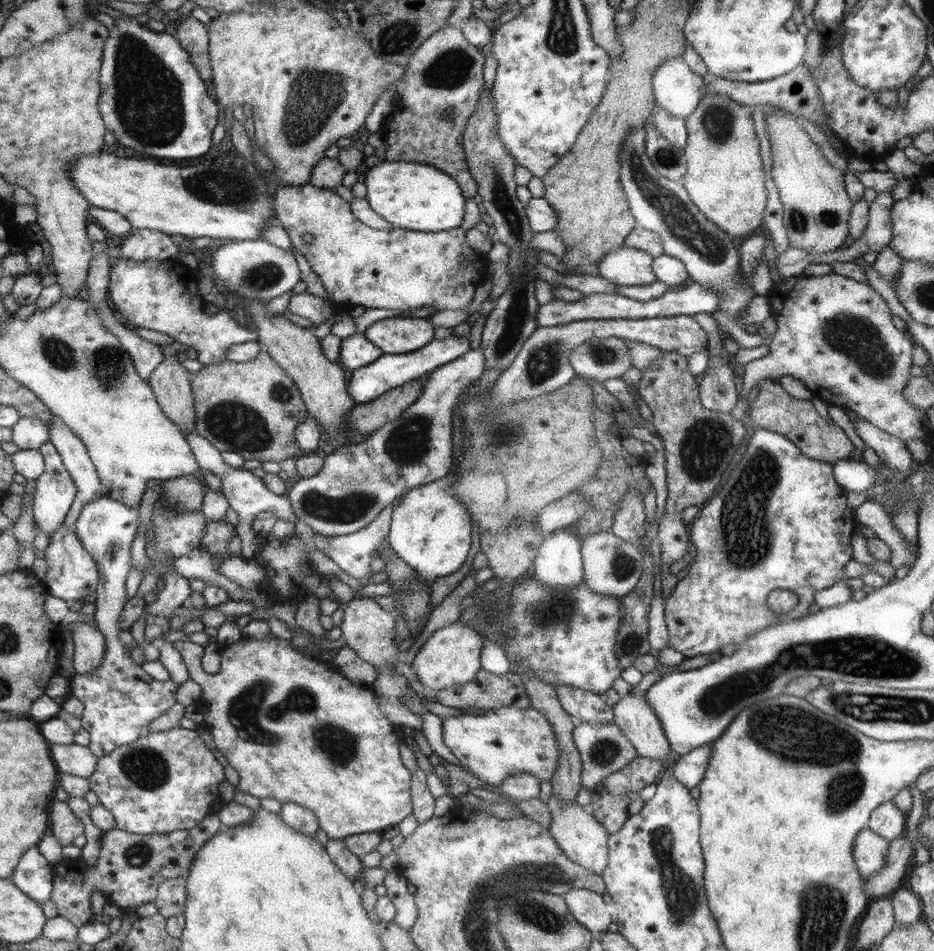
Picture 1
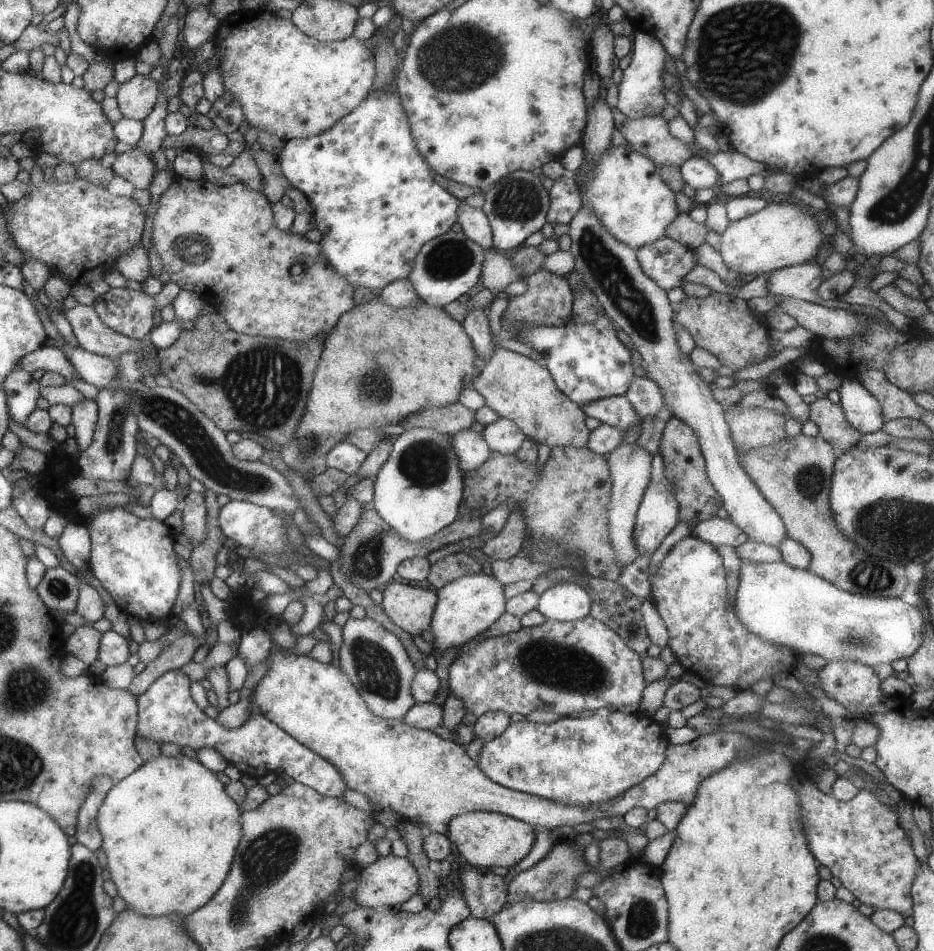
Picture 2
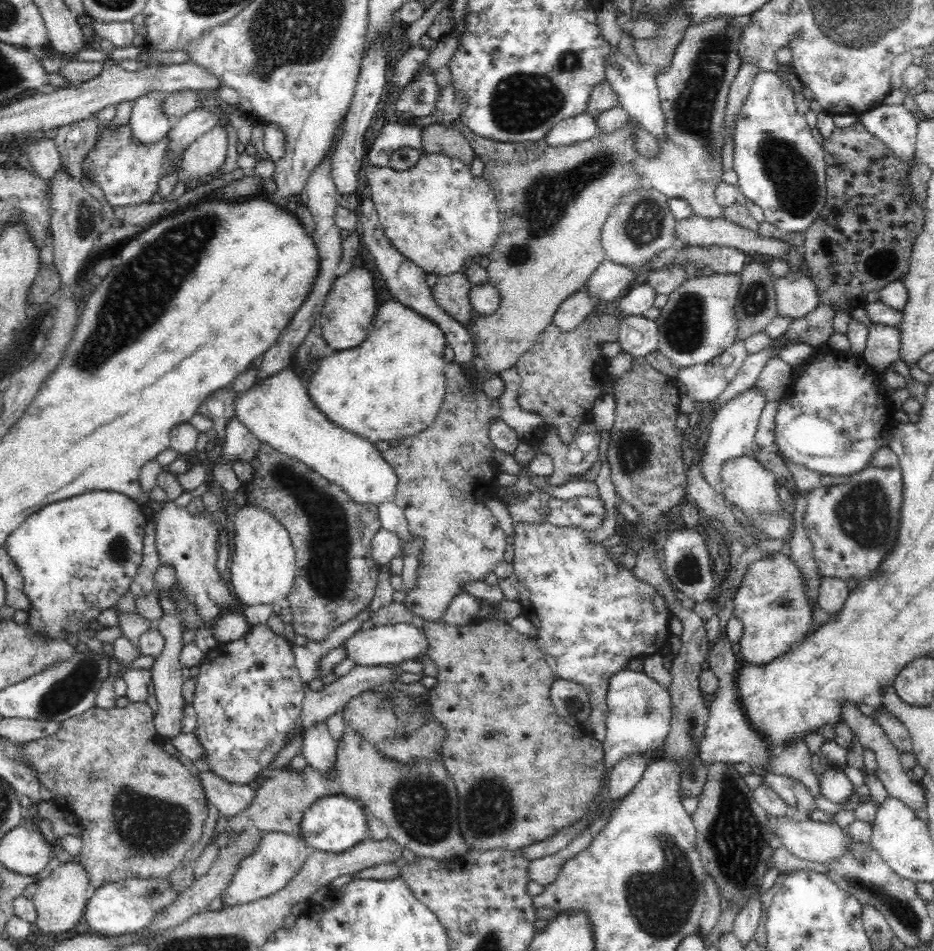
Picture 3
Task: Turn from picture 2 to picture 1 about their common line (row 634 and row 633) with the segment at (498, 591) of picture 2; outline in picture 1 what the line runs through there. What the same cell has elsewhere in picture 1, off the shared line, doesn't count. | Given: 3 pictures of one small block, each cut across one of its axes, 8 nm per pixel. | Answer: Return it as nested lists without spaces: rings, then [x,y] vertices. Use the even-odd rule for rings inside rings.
[[[449,624],[445,628],[439,628],[433,632],[431,638],[419,648],[419,654],[415,654],[415,660],[411,664],[415,678],[423,684],[423,688],[429,694],[449,690],[449,688],[459,688],[463,684],[469,684],[473,676],[481,670],[481,648],[483,648],[483,638],[479,632],[473,632],[459,624]]]

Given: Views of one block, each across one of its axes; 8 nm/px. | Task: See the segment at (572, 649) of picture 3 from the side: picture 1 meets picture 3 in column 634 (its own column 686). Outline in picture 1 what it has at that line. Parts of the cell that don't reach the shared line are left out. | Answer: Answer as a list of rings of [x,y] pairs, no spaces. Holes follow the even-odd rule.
[[[755,428],[745,454],[727,478],[727,484],[723,484],[717,496],[713,496],[697,518],[687,524],[691,544],[695,546],[695,560],[693,566],[689,566],[689,574],[677,582],[671,598],[663,604],[669,648],[681,652],[685,658],[693,658],[719,652],[727,644],[739,646],[775,624],[805,618],[809,606],[815,602],[815,594],[845,580],[843,566],[853,560],[851,536],[857,530],[857,522],[855,510],[847,508],[845,496],[847,492],[835,482],[831,464],[803,456],[791,440],[777,432]],[[773,590],[793,592],[799,598],[797,606],[787,614],[773,614],[765,604]]]

